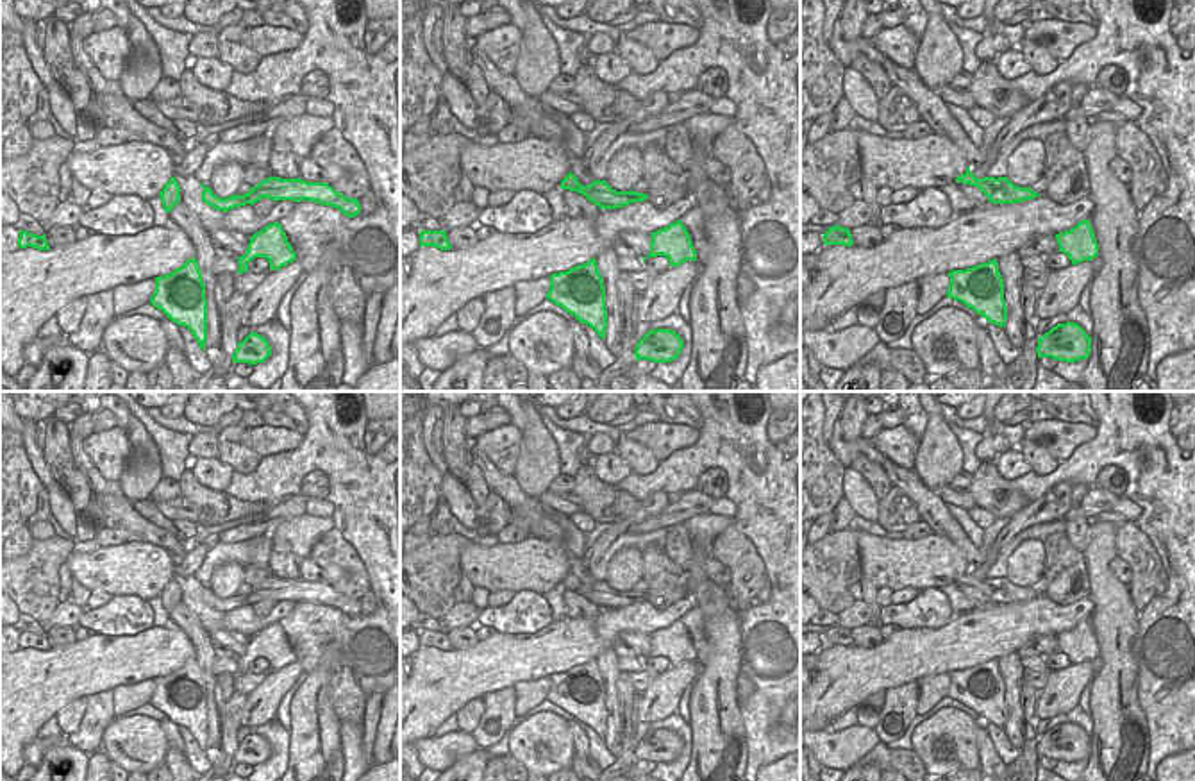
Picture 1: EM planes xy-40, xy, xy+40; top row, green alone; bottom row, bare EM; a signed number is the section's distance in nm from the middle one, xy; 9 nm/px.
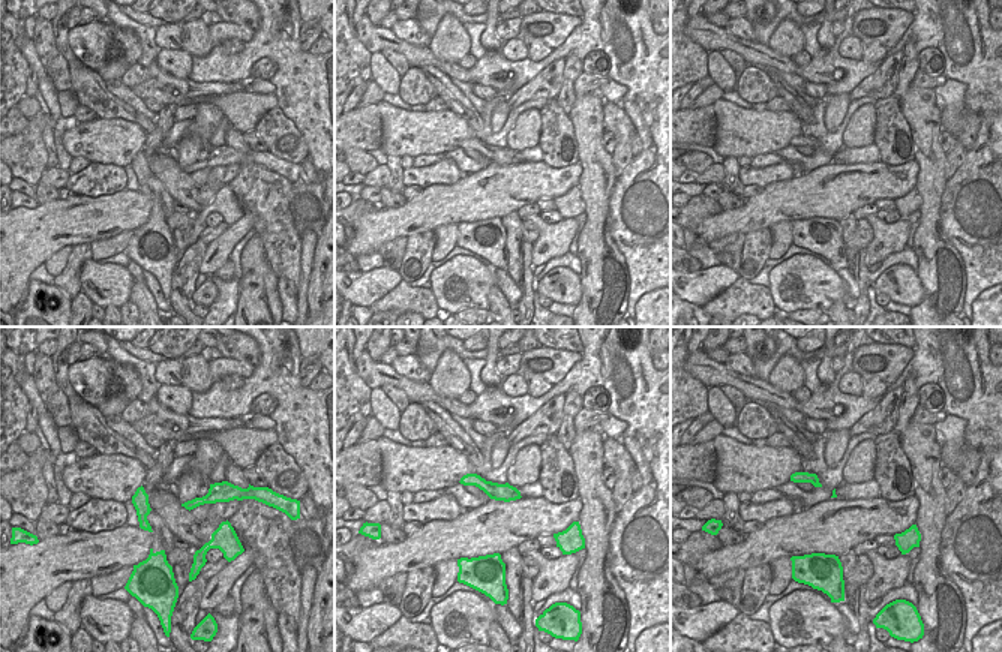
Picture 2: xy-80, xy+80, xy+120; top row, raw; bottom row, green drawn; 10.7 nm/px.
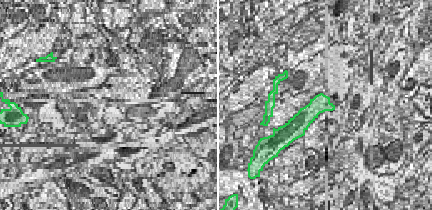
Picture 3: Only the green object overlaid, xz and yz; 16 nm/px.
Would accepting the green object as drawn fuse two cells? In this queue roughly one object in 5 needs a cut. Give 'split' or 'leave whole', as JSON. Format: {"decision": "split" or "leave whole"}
{"decision": "split"}

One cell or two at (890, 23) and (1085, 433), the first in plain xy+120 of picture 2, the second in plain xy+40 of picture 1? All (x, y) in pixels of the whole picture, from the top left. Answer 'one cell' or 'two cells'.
one cell

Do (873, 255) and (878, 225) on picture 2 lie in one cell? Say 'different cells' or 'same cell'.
same cell

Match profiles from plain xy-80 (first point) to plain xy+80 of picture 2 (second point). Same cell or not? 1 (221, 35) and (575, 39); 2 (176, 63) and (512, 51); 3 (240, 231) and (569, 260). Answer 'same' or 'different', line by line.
1: different
2: same
3: different

